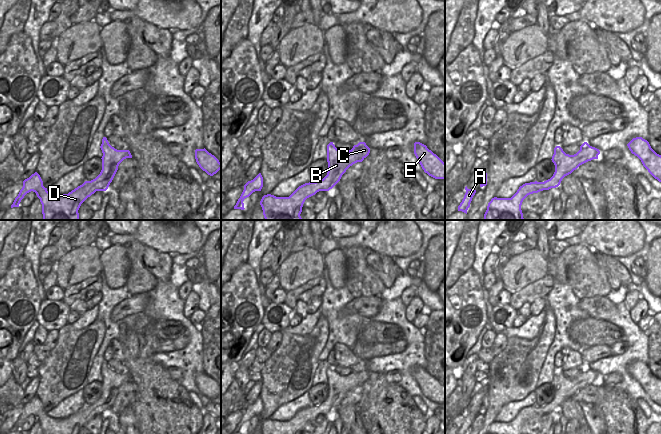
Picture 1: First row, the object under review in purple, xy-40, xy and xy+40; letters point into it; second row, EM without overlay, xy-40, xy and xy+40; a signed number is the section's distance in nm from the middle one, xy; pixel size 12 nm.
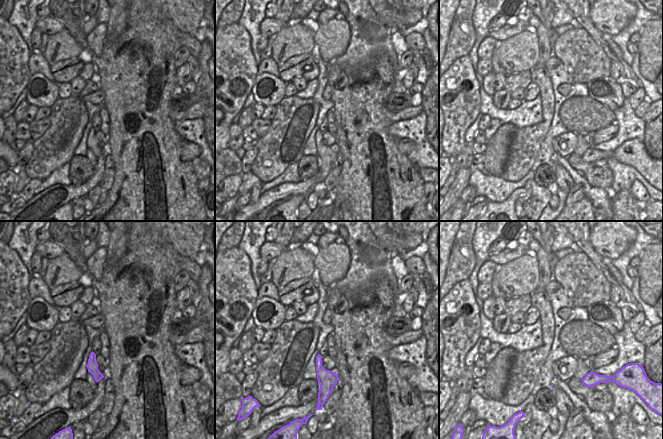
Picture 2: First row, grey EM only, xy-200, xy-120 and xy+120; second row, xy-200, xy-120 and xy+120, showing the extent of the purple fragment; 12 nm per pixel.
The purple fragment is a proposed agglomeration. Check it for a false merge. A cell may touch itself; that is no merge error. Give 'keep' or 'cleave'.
keep

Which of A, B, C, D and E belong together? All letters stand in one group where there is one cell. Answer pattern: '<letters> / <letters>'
A B C D E

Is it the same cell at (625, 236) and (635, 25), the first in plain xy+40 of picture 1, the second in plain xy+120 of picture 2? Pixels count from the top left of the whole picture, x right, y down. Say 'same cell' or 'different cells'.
different cells

